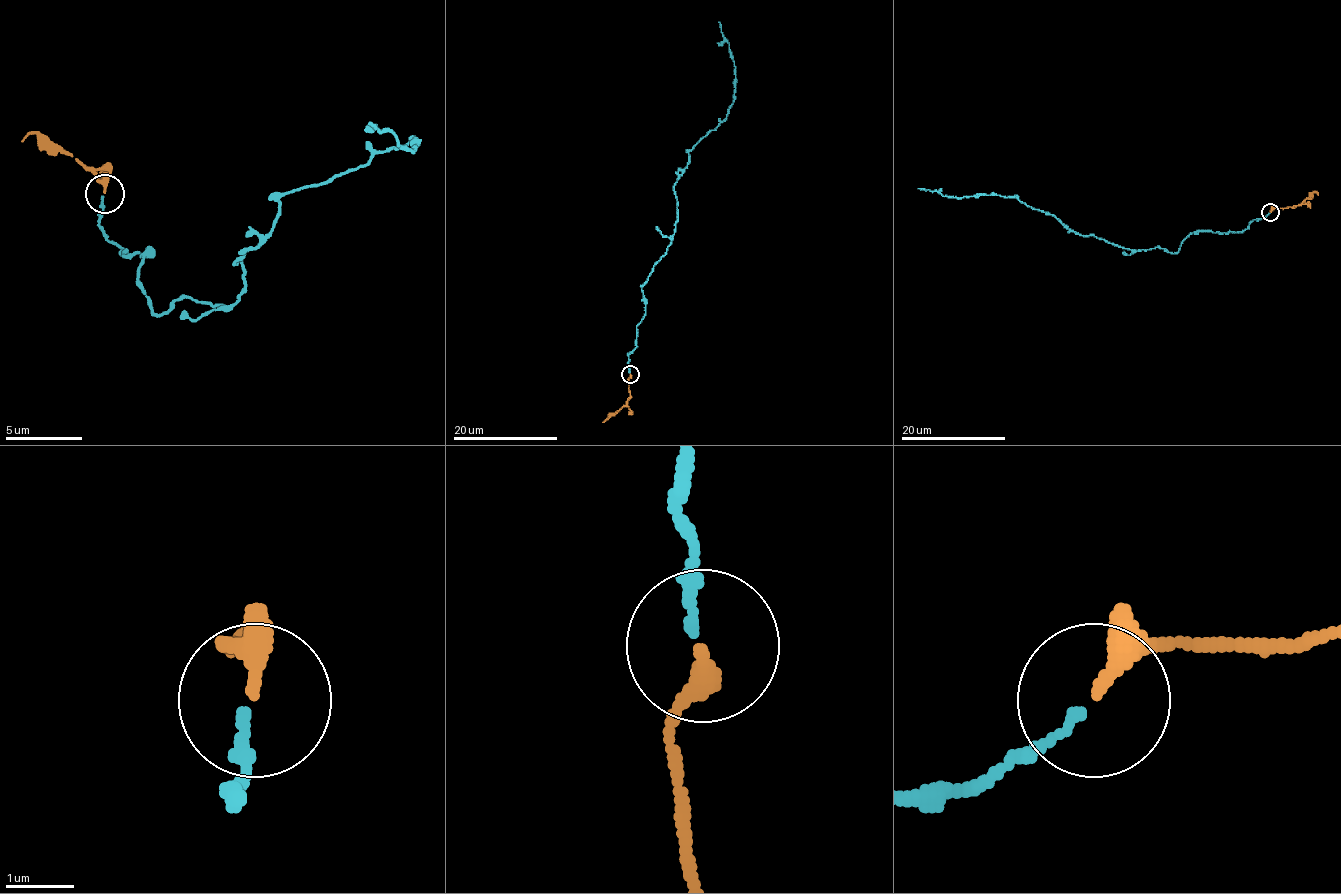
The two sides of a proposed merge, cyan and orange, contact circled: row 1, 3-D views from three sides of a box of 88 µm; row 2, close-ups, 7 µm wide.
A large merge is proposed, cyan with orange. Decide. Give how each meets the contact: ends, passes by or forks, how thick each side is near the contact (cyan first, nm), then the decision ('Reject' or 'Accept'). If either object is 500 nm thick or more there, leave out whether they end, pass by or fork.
At the ring cyan ends. At the ring orange passes by. Thickness 120 nm (cyan) against 180 nm. Accept

